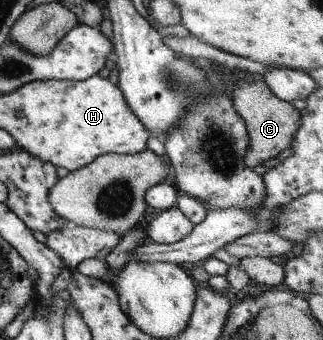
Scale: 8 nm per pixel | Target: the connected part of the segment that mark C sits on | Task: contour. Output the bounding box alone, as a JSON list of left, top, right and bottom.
[231,78,300,164]

